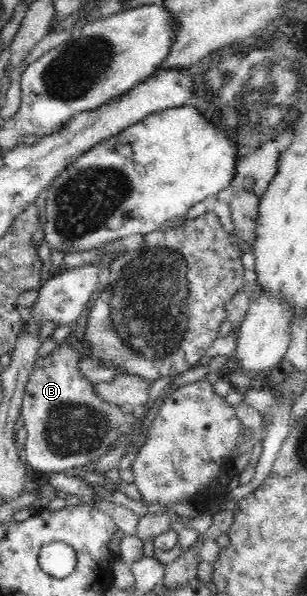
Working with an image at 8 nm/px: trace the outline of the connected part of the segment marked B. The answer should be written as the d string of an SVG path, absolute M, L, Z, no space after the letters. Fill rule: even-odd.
M66 343L58 345L45 357L37 357L31 377L25 385L18 424L23 423L28 436L21 451L24 462L29 463L36 471L67 473L73 467L87 465L107 454L111 445L134 427L133 410L125 410L129 407L107 403L107 400L100 397L95 391L94 384L87 381L80 372L78 368L80 359L80 354L73 345Z

